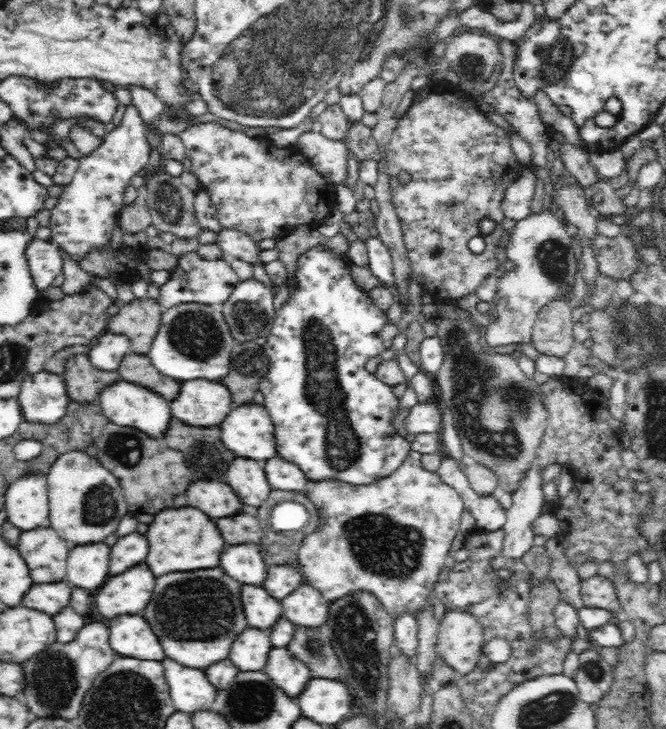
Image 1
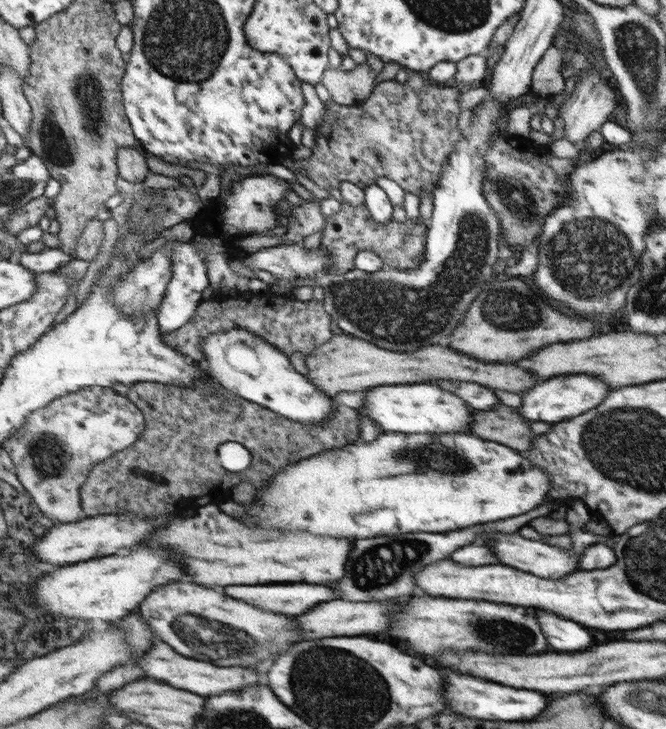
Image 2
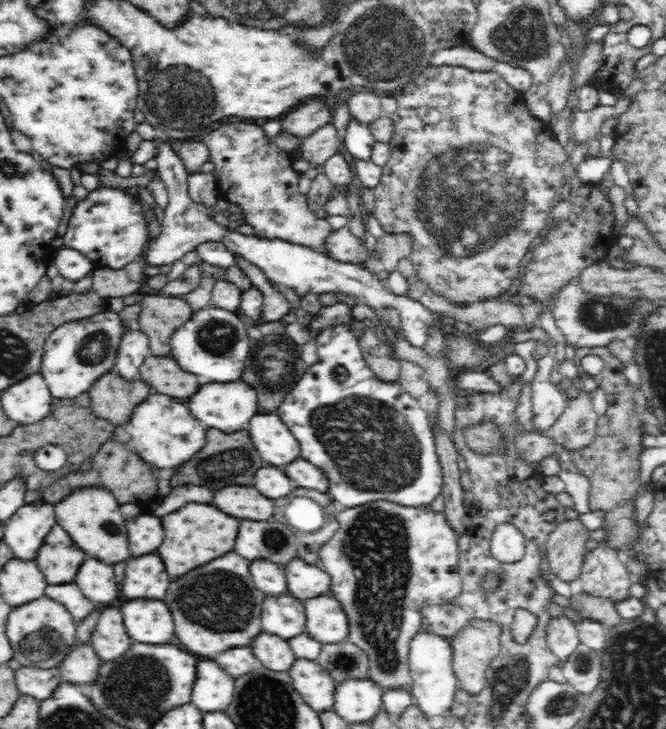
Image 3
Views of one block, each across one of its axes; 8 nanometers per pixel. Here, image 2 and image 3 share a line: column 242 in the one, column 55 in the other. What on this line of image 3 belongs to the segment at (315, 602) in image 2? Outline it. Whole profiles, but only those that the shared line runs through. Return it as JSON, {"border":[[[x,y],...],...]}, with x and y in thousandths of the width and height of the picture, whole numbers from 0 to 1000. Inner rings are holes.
{"border":[[[96,801],[96,804],[72,804],[69,807],[69,818],[93,826],[102,840],[108,840],[108,845],[114,848],[116,853],[125,852],[126,848],[132,848],[141,837],[144,837],[144,829],[138,823],[132,823],[120,807],[114,801]]]}

